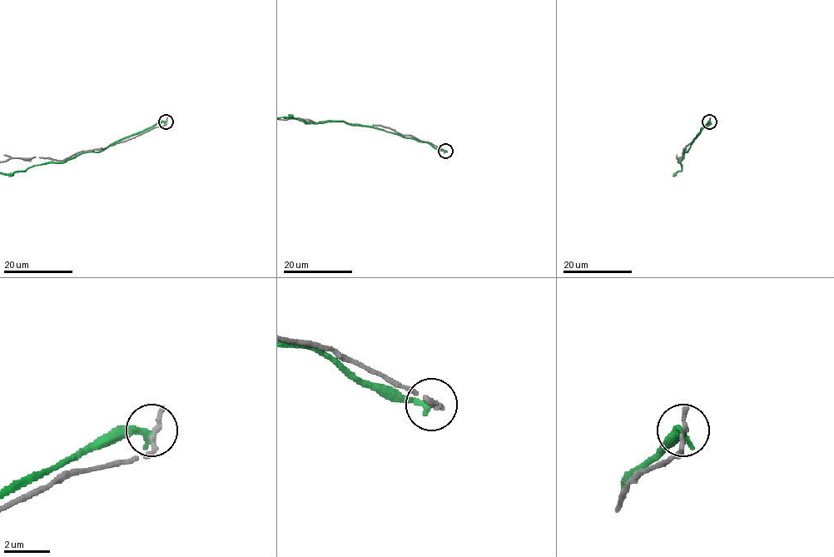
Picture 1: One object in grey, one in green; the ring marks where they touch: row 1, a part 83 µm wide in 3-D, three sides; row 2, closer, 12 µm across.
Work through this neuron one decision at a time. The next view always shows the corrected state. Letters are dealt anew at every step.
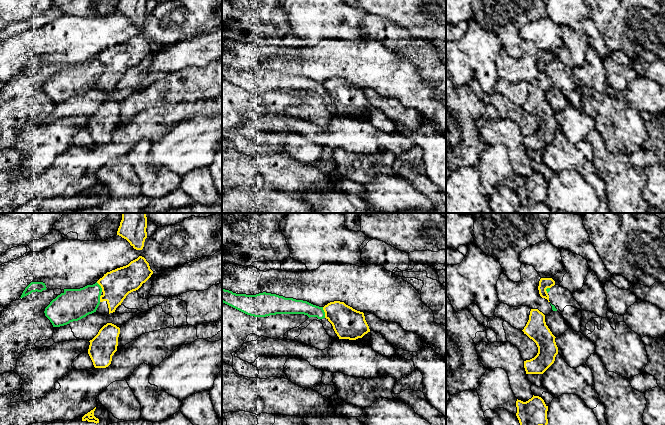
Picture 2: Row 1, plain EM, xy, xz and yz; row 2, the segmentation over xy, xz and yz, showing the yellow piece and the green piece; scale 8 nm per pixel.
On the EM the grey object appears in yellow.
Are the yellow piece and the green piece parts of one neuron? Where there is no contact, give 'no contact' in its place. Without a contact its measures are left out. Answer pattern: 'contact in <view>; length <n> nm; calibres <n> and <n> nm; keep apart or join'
contact in xz; length 90 nm; calibres 260 and 120 nm; keep apart

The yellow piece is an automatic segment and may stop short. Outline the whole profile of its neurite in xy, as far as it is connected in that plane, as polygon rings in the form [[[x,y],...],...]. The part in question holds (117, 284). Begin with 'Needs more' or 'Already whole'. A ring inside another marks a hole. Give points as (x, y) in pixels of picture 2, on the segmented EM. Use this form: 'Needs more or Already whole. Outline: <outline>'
Already whole. Outline: [[[142,256],[126,266],[107,272],[97,281],[103,292],[100,302],[107,302],[109,314],[115,312],[126,296],[138,290],[152,274],[149,263]]]

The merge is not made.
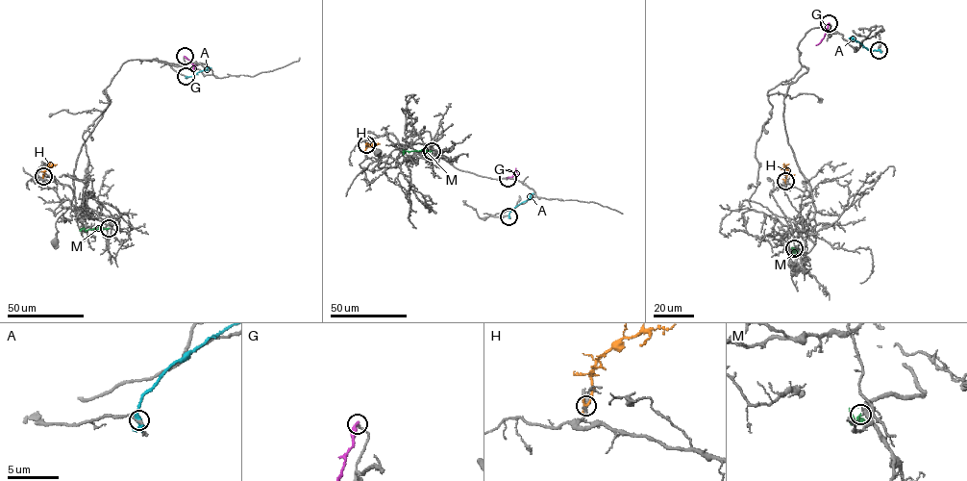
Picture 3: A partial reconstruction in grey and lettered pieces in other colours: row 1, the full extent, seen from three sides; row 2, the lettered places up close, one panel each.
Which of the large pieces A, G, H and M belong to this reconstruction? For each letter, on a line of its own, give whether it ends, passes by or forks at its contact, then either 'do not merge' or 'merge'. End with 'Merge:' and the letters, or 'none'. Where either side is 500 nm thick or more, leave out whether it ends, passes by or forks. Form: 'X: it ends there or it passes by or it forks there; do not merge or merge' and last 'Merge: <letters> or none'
A: it passes by; do not merge
G: it ends there; do not merge
H: it passes by; do not merge
M: it ends there; merge
Merge: M

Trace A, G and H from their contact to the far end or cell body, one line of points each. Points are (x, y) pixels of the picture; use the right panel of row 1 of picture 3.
A: (879, 50), (868, 50), (851, 38)
G: (829, 23), (822, 40), (816, 45)
H: (785, 181), (788, 169), (784, 165)

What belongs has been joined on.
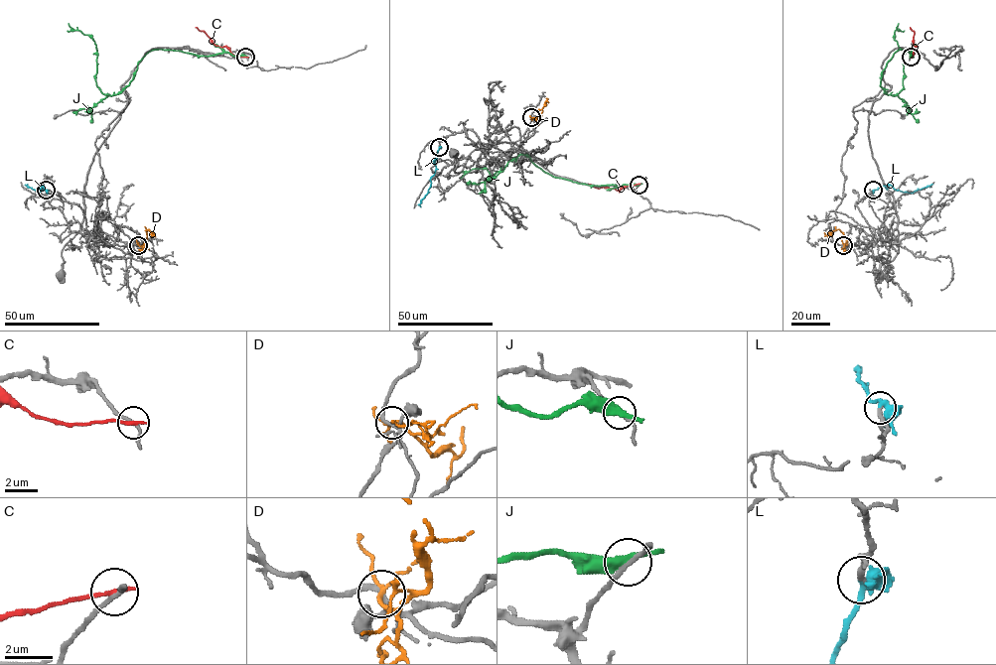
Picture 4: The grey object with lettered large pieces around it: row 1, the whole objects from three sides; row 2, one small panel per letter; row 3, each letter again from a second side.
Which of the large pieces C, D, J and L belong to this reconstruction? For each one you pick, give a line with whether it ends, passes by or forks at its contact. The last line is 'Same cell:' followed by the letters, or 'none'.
L: It passes by
Same cell: L

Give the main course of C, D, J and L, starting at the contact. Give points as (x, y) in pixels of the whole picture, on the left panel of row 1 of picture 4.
C: (247, 57), (235, 57), (225, 47), (216, 46), (196, 27)
D: (139, 245), (146, 240), (149, 229), (152, 235), (153, 233)
J: (246, 56), (151, 50), (138, 64), (129, 84), (110, 95), (97, 86), (94, 42), (80, 31), (68, 31)
L: (46, 190), (41, 185), (43, 190), (37, 193), (27, 184)

